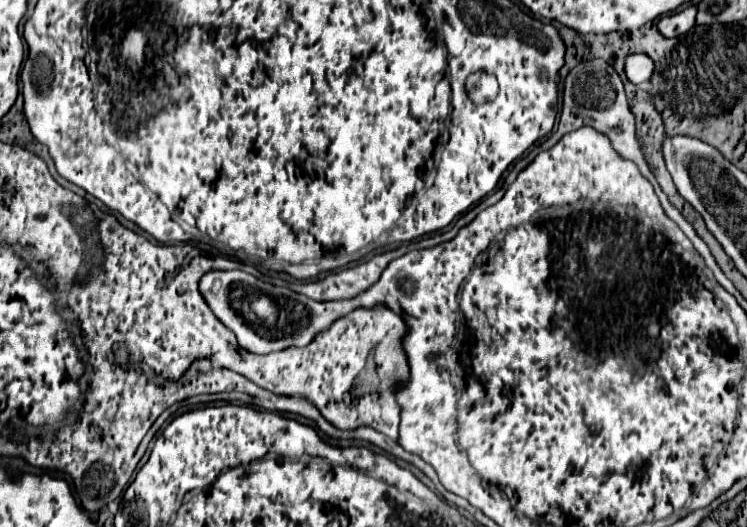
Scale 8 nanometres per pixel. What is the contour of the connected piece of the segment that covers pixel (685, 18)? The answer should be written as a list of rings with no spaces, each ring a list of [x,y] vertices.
[[[694,5],[686,7],[680,13],[666,15],[666,17],[662,17],[658,21],[658,33],[662,37],[666,37],[666,39],[680,37],[680,35],[684,35],[686,31],[690,31],[694,27],[694,15],[696,15],[696,7]]]

